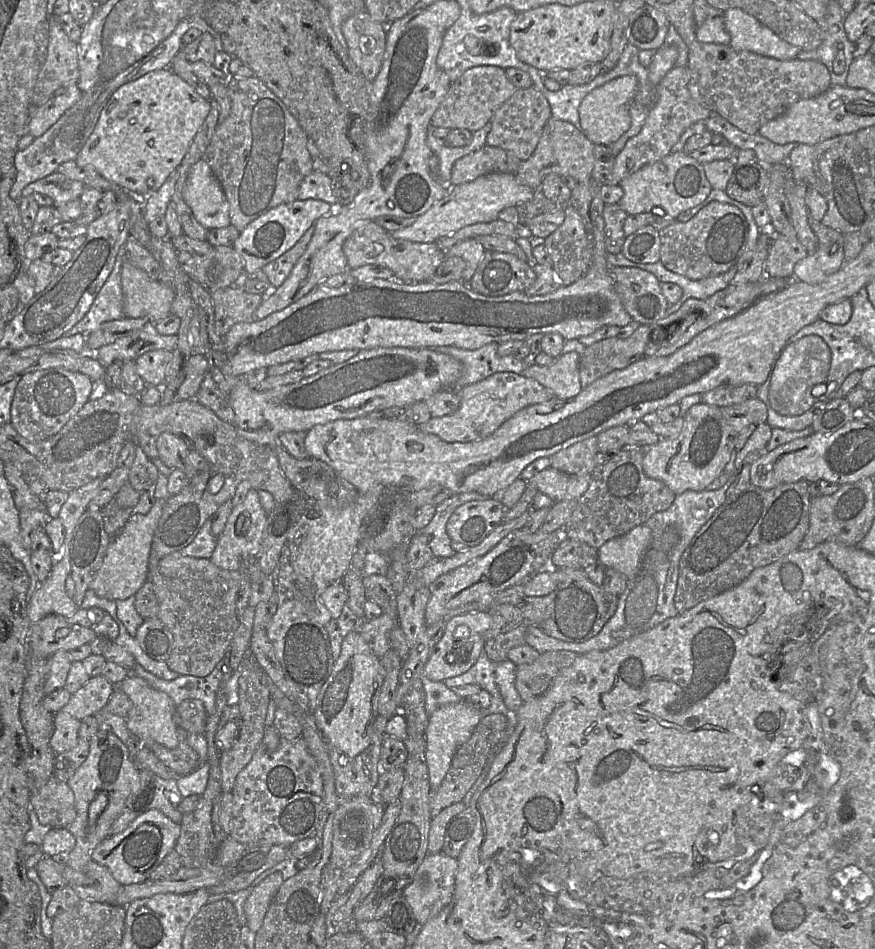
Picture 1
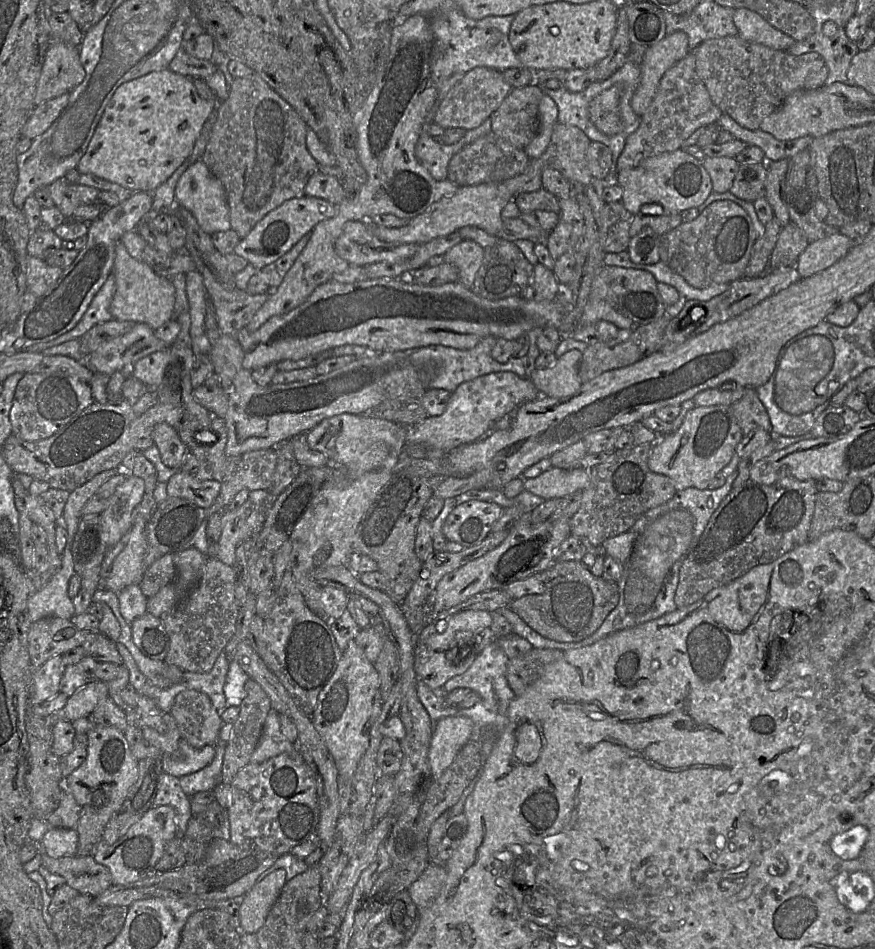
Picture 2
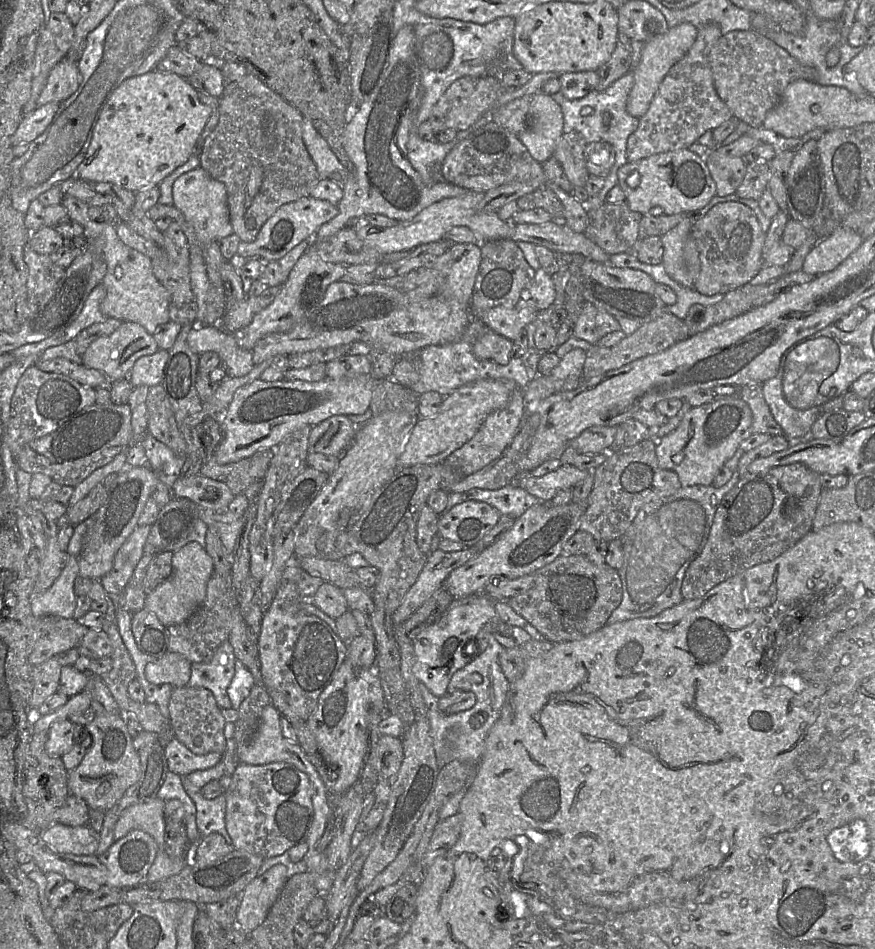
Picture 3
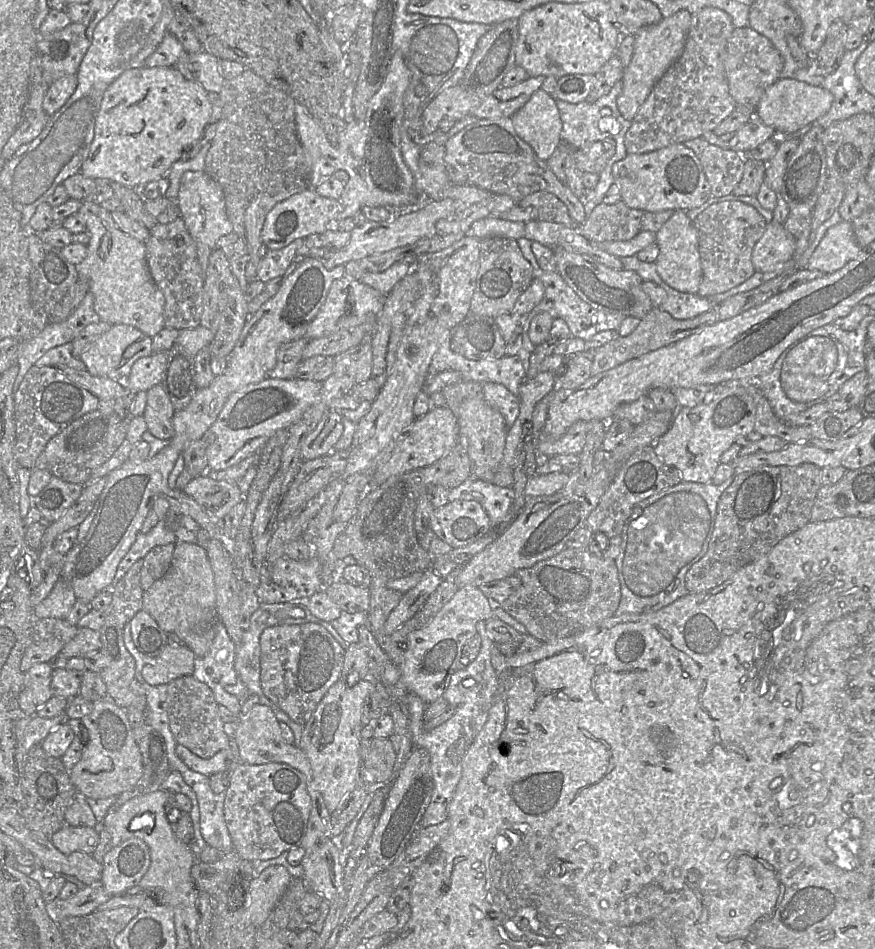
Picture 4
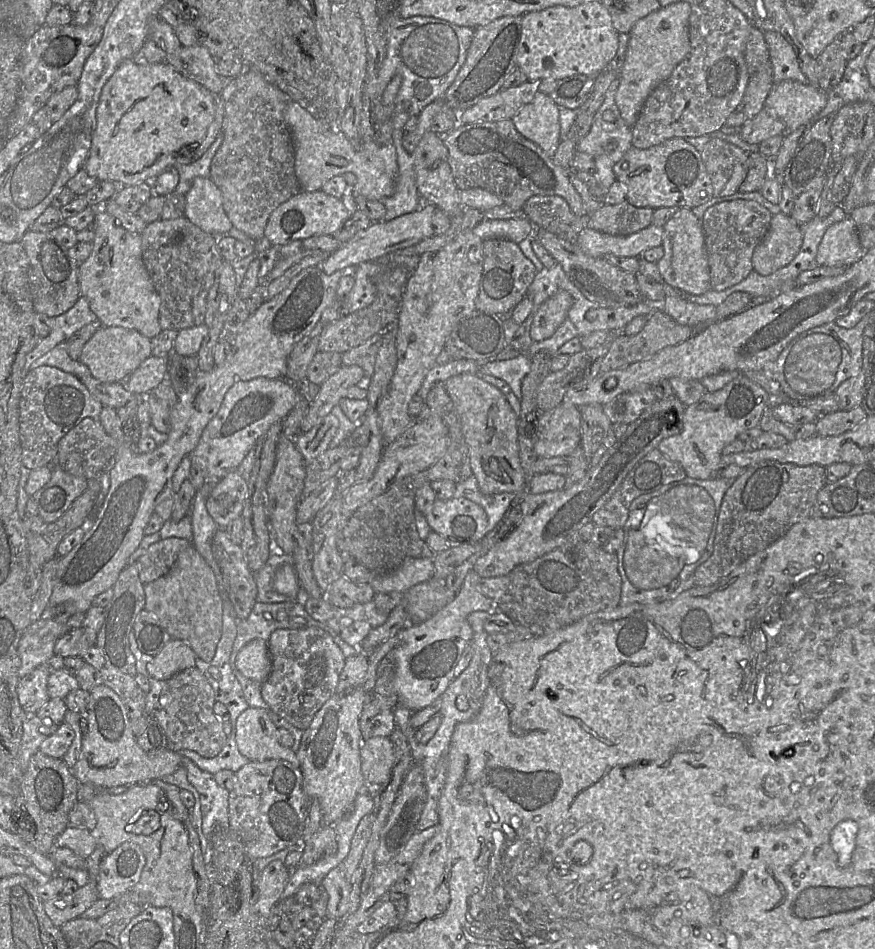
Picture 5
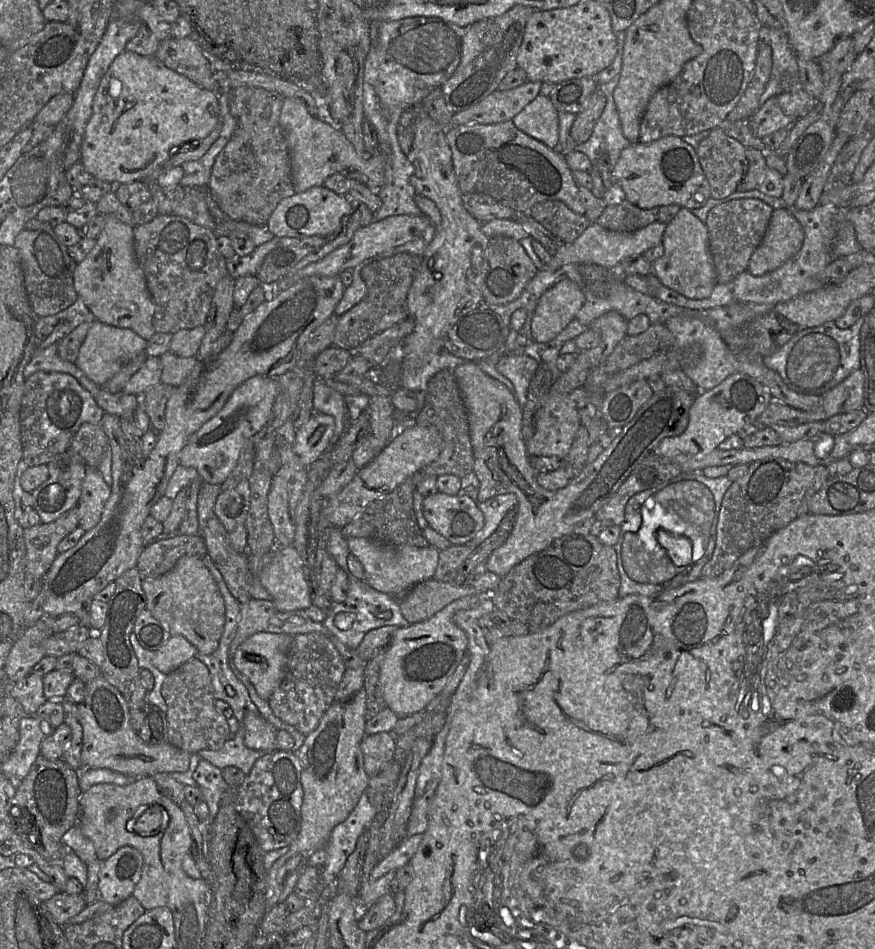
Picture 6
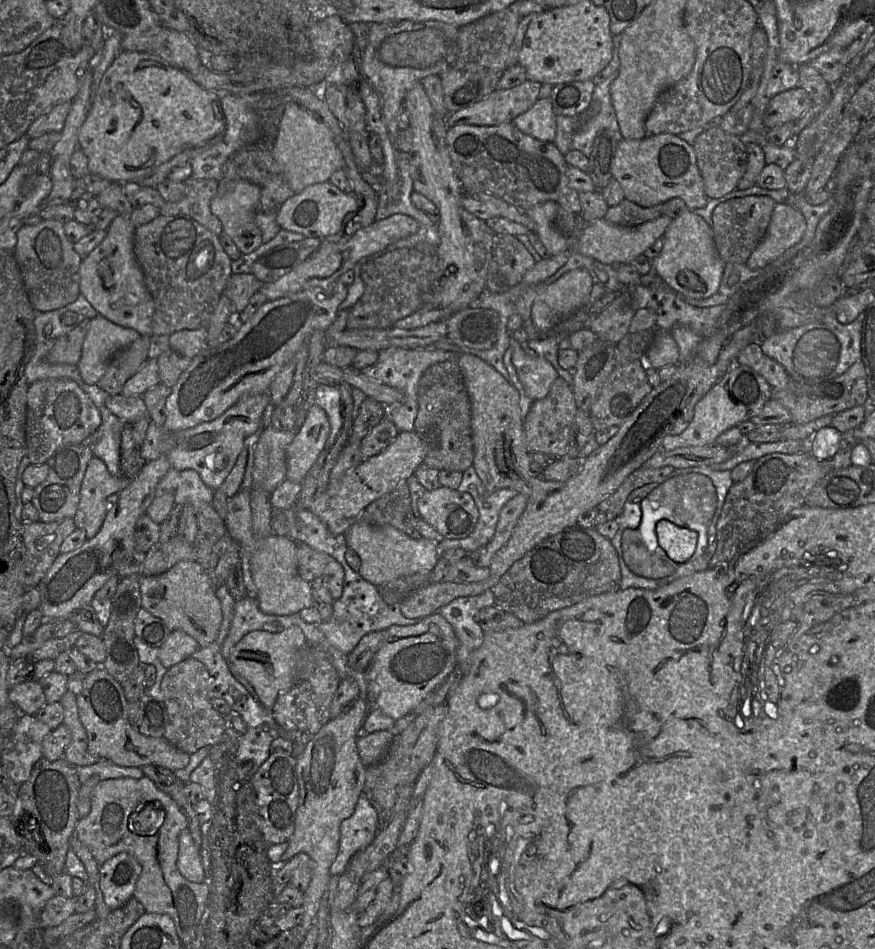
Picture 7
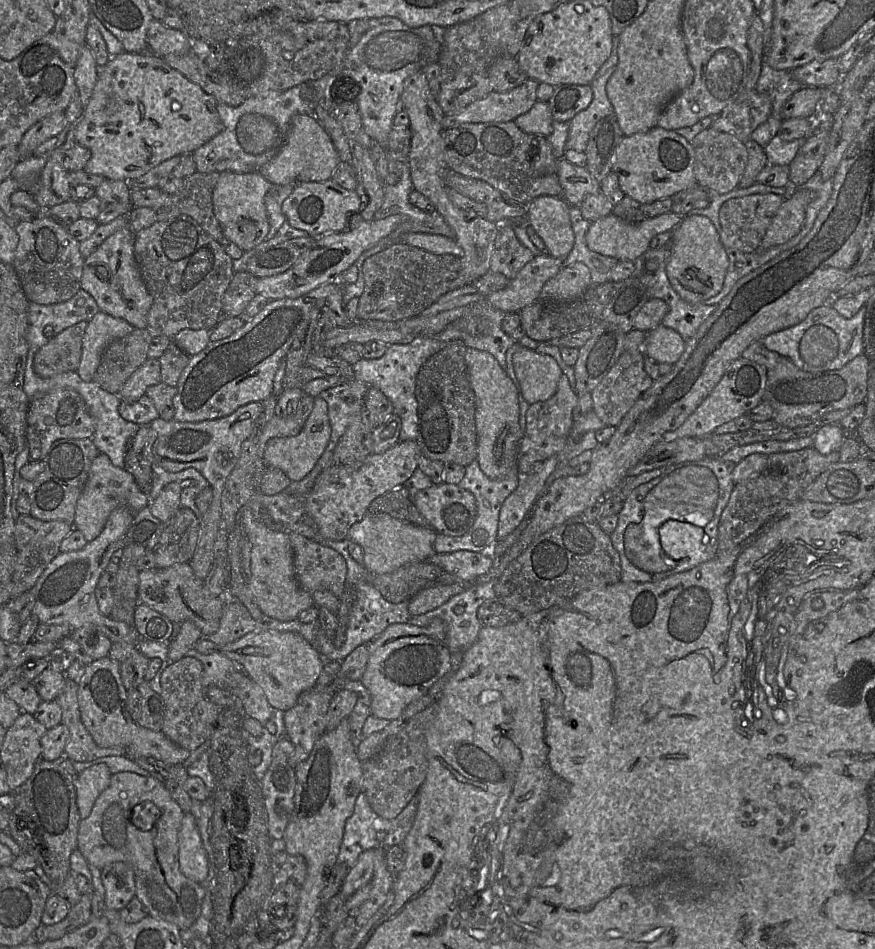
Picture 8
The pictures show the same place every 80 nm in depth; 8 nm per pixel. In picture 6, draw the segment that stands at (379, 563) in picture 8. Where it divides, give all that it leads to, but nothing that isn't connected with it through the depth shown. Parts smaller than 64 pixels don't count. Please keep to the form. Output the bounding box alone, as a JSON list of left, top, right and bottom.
[347,537,440,604]

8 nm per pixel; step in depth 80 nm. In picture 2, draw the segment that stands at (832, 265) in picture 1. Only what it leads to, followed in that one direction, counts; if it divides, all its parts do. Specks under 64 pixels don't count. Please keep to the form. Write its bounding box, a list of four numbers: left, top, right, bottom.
[796,232,852,279]

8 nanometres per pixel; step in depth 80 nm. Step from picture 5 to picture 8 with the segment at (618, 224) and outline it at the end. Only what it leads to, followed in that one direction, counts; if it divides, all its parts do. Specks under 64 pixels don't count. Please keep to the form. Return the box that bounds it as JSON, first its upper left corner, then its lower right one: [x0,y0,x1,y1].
[611,196,671,223]

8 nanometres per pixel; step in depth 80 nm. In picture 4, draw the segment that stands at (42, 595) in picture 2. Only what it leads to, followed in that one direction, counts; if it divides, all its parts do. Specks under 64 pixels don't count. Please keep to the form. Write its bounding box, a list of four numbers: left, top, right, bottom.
[33,578,76,619]

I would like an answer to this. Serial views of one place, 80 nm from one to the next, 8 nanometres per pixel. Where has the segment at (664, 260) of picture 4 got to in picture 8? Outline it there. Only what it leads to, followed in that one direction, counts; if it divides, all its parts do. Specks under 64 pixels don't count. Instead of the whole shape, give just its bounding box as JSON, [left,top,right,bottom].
[665,214,728,304]

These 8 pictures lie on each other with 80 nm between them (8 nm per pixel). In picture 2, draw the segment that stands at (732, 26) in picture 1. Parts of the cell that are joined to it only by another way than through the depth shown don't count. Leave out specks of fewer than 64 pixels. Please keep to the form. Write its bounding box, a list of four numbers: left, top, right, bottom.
[733,9,795,51]

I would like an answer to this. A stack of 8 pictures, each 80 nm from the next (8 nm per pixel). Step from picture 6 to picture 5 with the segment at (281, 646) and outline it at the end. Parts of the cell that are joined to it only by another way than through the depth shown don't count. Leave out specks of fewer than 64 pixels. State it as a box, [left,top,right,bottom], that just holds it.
[236,639,272,684]

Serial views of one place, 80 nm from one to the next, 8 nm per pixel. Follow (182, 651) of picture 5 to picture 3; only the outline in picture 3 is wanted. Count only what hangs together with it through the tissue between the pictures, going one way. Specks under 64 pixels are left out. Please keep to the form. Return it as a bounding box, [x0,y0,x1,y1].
[145,651,192,686]

